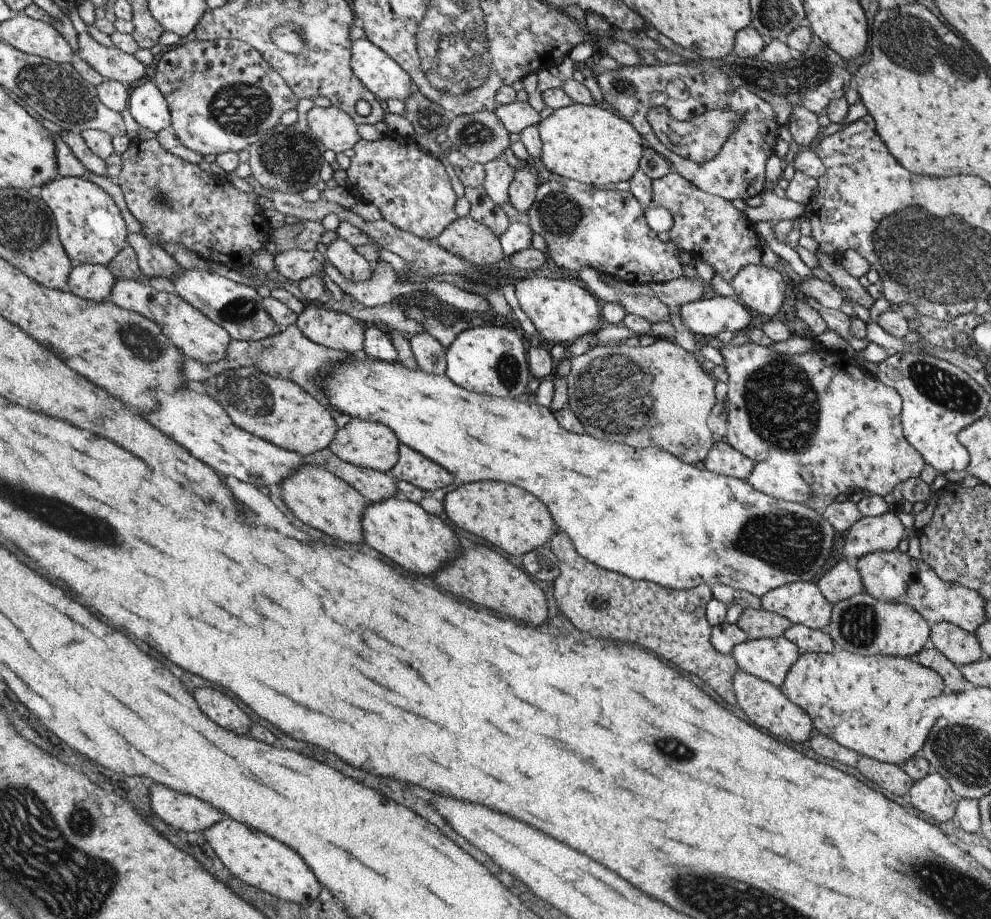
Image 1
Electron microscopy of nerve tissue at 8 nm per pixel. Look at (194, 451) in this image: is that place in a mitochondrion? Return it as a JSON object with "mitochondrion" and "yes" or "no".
{"mitochondrion":"no"}

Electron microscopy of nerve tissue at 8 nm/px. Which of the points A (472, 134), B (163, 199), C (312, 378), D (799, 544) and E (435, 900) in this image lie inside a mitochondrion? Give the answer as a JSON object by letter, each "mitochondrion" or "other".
{"A":"mitochondrion","B":"mitochondrion","C":"mitochondrion","D":"mitochondrion","E":"other"}

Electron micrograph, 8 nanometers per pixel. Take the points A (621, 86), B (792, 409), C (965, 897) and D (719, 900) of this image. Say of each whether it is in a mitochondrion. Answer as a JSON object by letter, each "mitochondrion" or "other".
{"A":"mitochondrion","B":"mitochondrion","C":"mitochondrion","D":"mitochondrion"}

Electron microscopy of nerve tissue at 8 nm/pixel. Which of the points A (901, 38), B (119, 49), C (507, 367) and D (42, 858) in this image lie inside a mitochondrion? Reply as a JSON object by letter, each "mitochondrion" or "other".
{"A":"mitochondrion","B":"other","C":"mitochondrion","D":"mitochondrion"}

